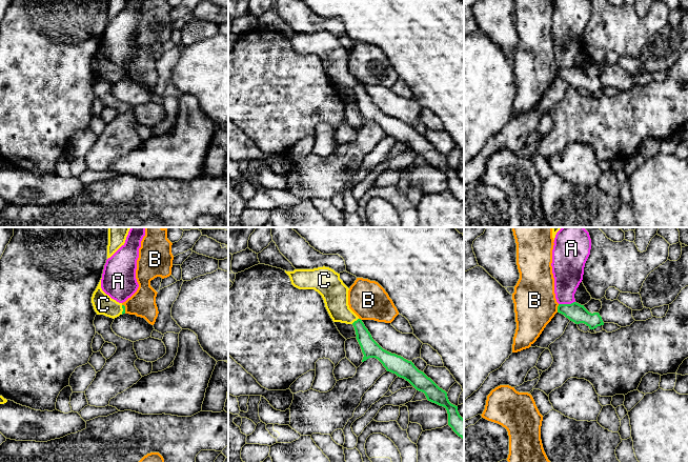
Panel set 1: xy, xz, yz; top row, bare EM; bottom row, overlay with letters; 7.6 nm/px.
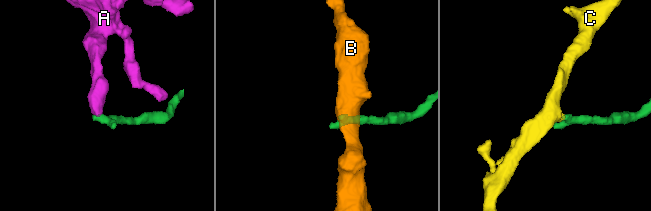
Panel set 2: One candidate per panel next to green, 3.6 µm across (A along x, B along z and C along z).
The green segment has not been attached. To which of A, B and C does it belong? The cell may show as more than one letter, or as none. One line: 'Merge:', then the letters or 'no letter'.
Merge: C

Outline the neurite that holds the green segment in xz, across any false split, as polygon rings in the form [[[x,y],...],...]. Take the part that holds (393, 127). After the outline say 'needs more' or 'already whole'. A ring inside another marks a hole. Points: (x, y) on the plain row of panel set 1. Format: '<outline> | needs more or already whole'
[[[329,32],[313,34],[295,34],[286,36],[291,48],[299,54],[315,54],[325,67],[325,72],[333,86],[352,88],[357,104],[364,119],[362,126],[369,122],[378,123],[387,136],[408,145],[417,155],[425,158],[428,165],[446,173],[448,189],[464,203],[464,183],[458,176],[458,170],[451,168],[447,157],[440,153],[411,125],[383,114],[371,101],[362,84],[349,73],[349,53],[340,43],[340,38]]] | needs more

